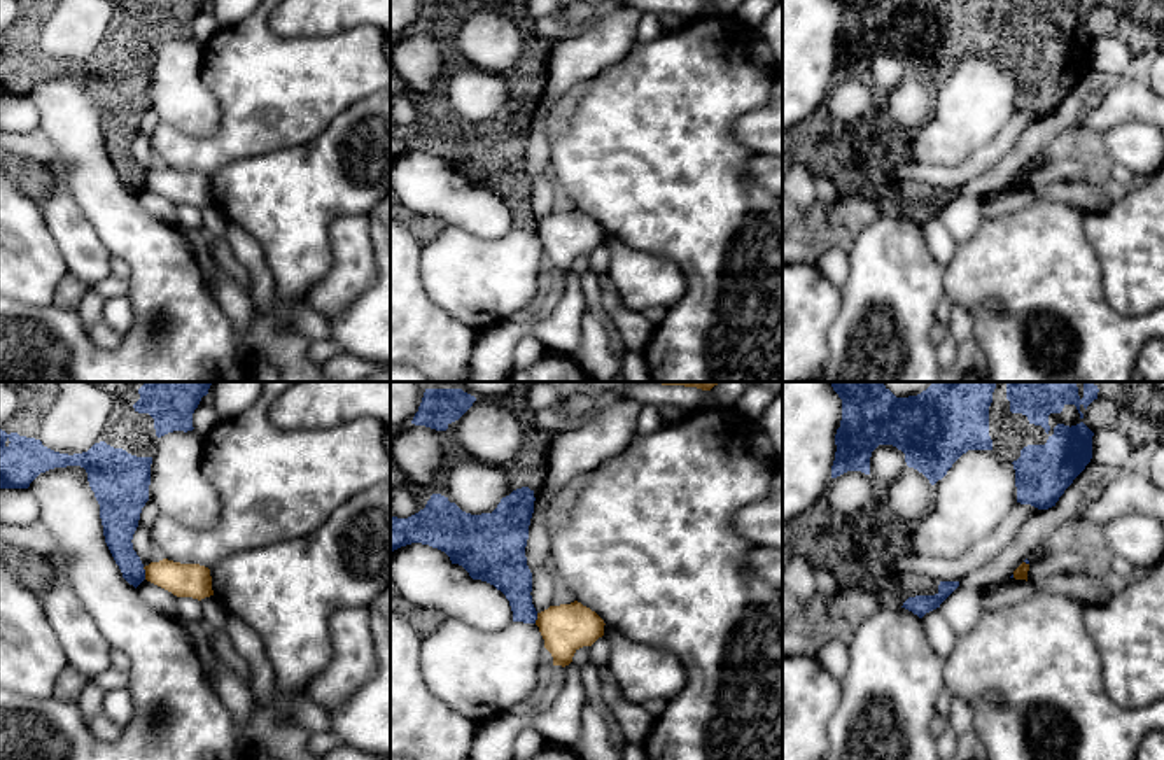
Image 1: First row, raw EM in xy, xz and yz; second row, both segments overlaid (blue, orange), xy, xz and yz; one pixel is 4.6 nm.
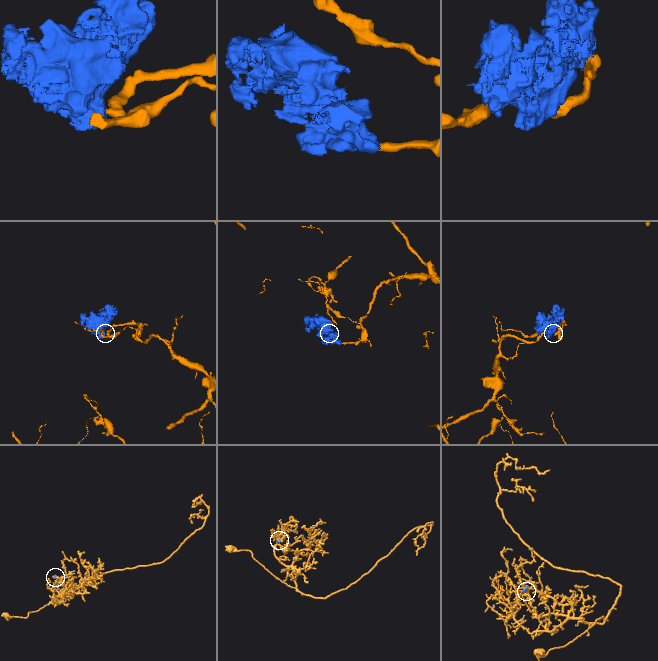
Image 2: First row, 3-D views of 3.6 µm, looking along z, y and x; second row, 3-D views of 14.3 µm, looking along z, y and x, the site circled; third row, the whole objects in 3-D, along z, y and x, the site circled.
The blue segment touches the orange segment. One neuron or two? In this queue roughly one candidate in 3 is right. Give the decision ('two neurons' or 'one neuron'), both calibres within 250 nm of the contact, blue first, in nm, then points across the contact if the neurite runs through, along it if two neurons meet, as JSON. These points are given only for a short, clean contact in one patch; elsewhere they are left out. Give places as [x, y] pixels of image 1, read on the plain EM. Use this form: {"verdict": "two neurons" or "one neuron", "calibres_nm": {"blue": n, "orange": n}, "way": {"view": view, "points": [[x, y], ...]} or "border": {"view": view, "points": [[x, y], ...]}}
{"verdict": "two neurons", "calibres_nm": {"blue": 150, "orange": 160}, "border": {"view": "xy", "points": [[142, 175], [146, 186]]}}

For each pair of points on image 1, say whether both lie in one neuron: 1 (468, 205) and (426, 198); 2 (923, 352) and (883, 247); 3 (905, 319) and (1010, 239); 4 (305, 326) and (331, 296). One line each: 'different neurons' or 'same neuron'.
1: same neuron
2: same neuron
3: different neurons
4: different neurons

